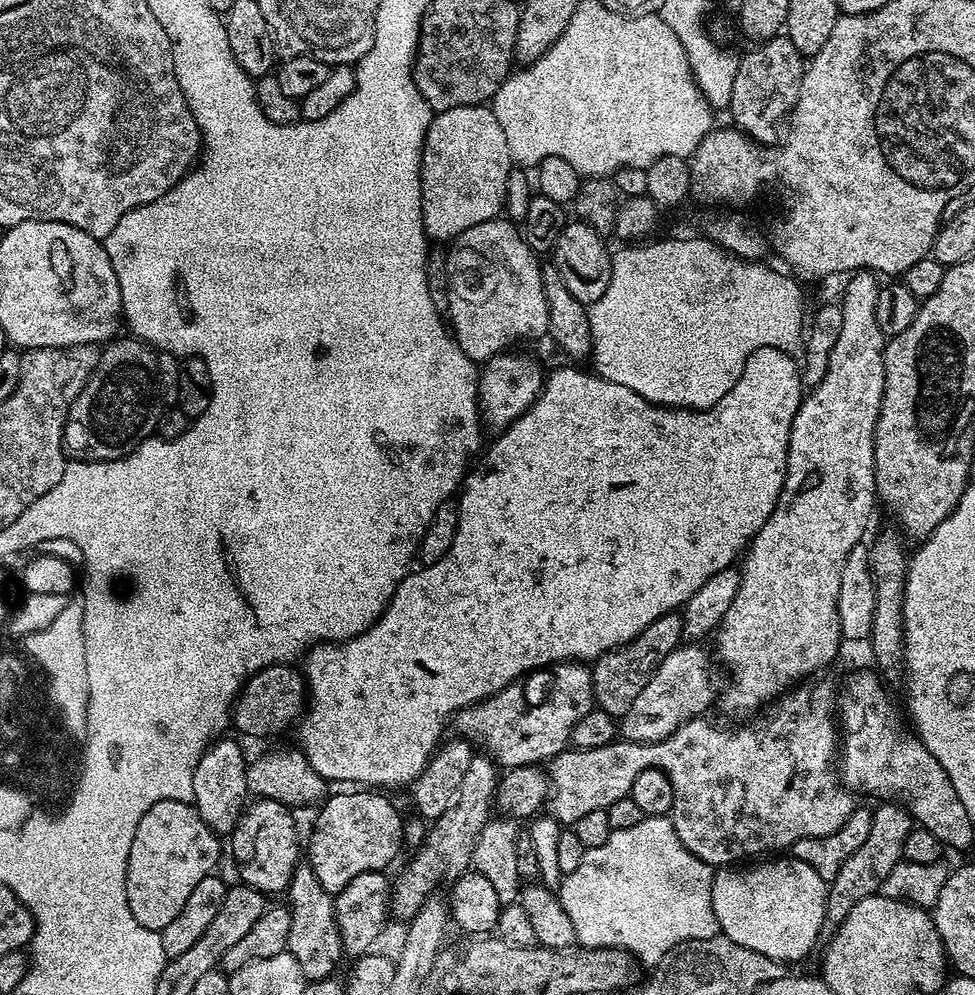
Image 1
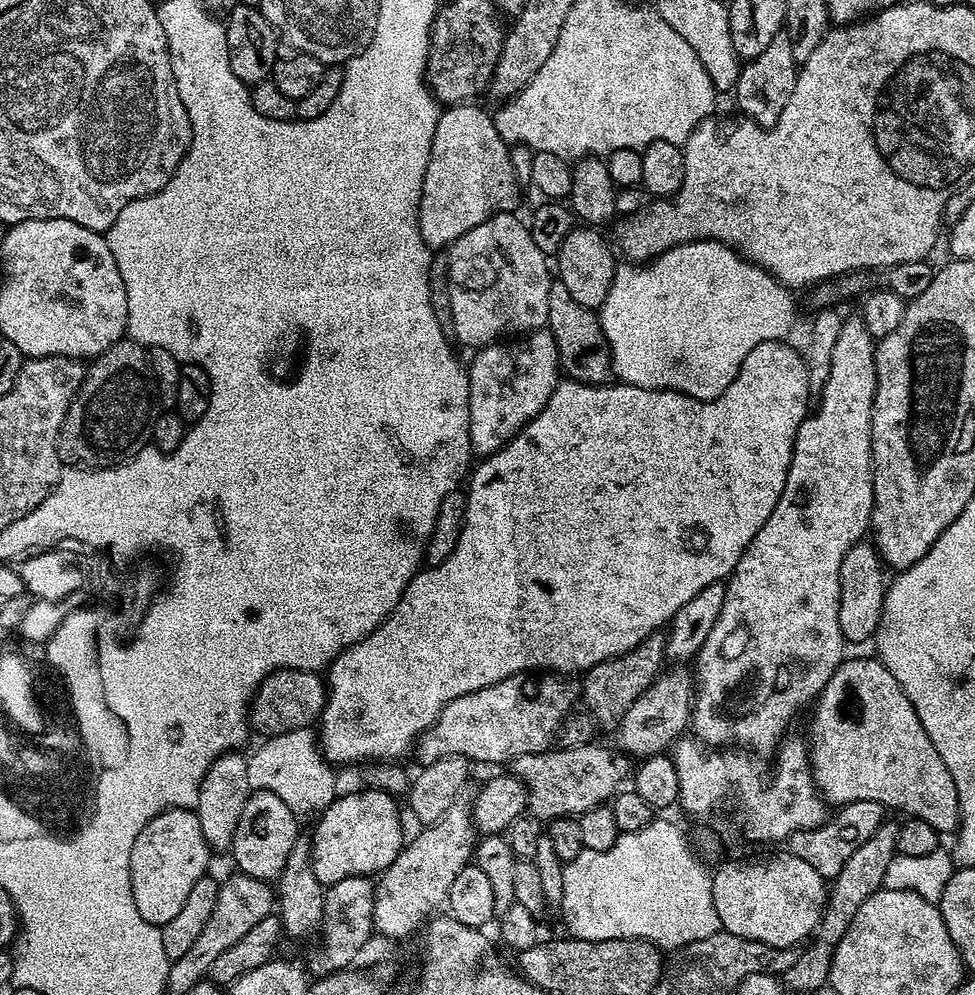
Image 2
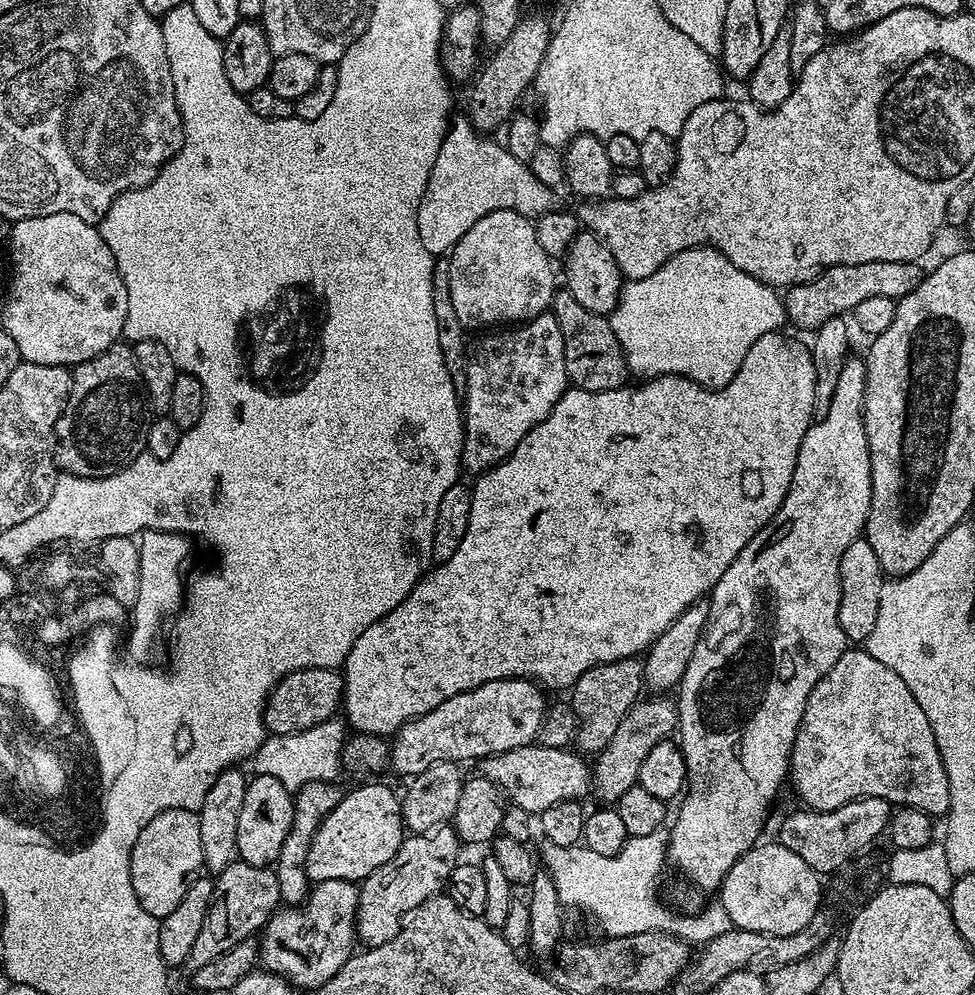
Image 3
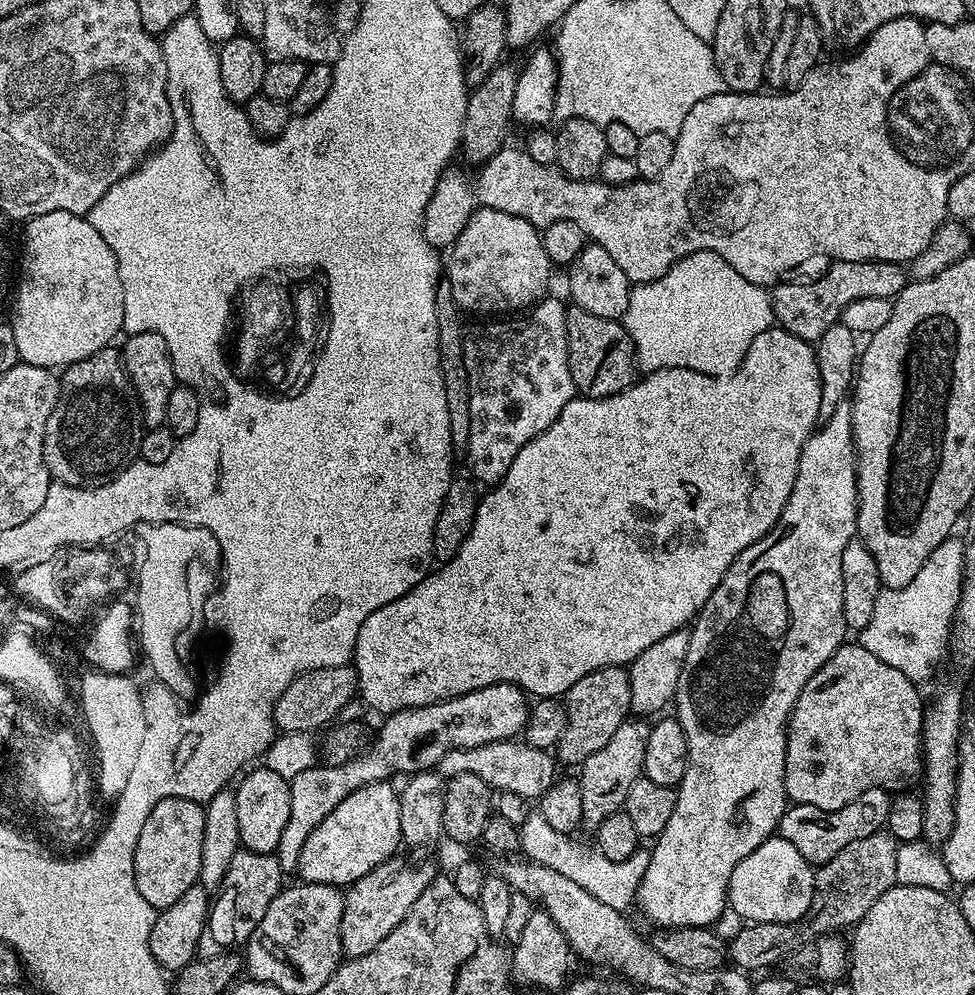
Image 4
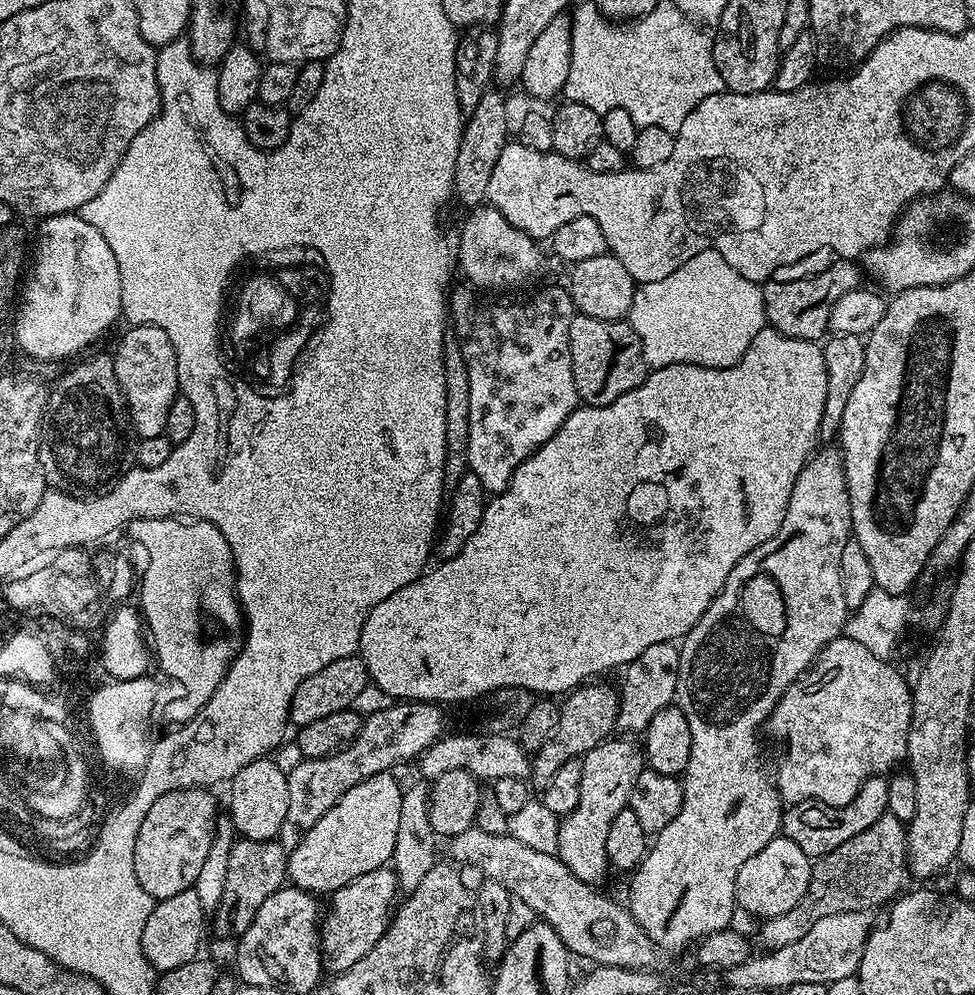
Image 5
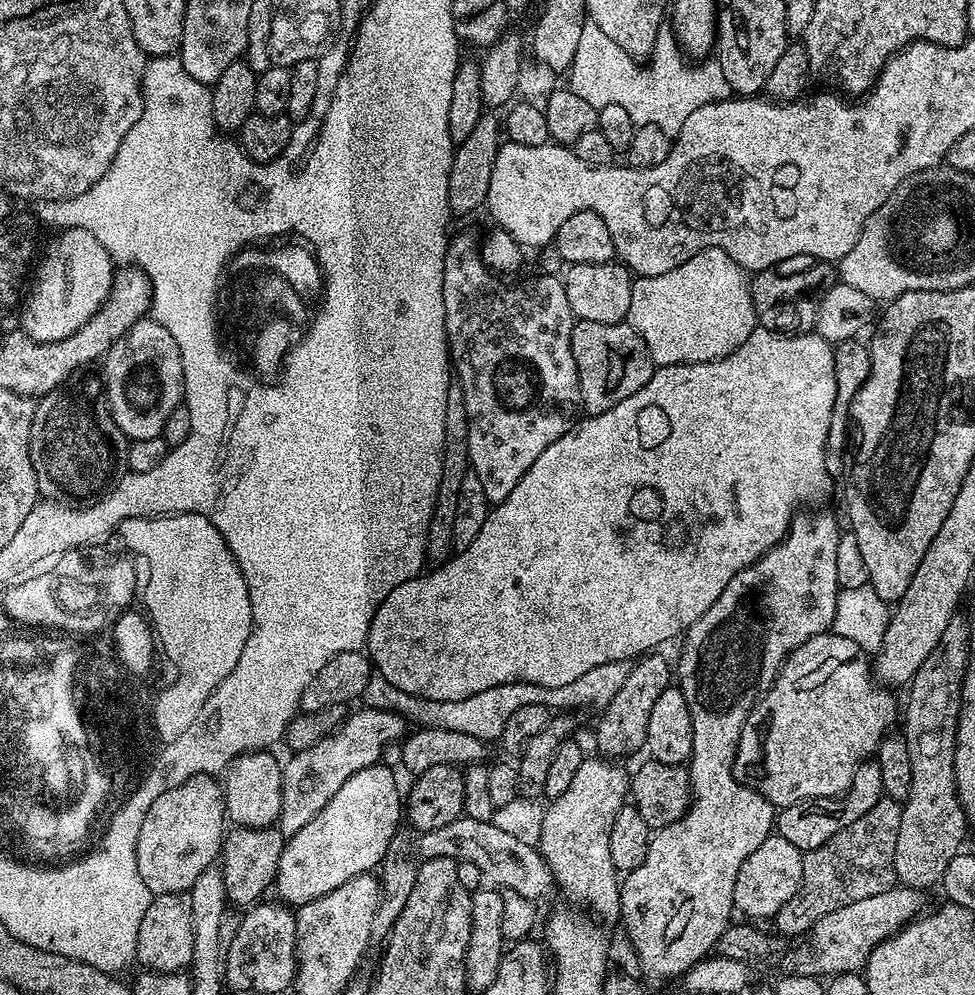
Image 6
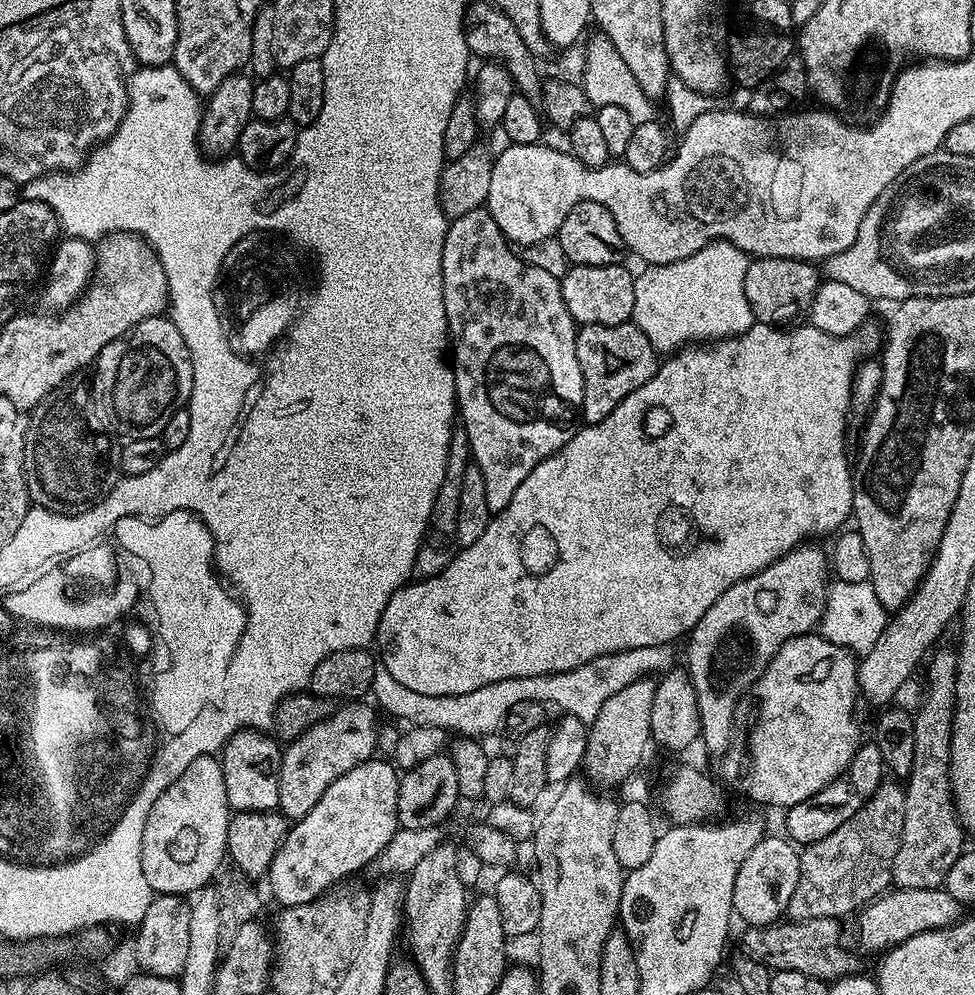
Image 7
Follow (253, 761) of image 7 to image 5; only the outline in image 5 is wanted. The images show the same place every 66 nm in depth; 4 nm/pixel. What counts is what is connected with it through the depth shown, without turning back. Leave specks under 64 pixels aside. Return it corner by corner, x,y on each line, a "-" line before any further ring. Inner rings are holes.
265,758
242,766
230,782
232,793
228,796
228,808
237,833
246,840
274,840
279,837
282,822
286,822
286,809
290,799
288,774
279,768
275,759

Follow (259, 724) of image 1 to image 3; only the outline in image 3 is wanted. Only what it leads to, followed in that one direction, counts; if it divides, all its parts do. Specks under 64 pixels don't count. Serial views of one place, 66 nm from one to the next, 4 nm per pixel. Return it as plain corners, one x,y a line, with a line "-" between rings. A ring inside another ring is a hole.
307,668
283,676
264,703
264,726
274,735
310,730
337,715
344,699
344,677
335,668

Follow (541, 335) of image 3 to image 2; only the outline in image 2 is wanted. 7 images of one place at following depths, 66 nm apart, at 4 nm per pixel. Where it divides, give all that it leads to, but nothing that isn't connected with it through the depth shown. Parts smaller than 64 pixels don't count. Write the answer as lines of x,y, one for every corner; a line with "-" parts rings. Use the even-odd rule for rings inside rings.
537,330
535,332
527,333
521,340
524,340
521,344
504,344
508,342
497,342
488,345
486,348
479,349
479,351
473,355
476,357
473,358
472,364
469,363
467,365
468,389
470,390
470,442
472,443
472,451
477,457
483,458
485,456
493,456
498,449
504,447
505,444
509,444
510,441
524,429
526,422
533,420
533,418
535,418
546,406
546,402
550,402
550,394
554,394
556,385
559,384
562,379
558,346
554,342
551,332
547,330

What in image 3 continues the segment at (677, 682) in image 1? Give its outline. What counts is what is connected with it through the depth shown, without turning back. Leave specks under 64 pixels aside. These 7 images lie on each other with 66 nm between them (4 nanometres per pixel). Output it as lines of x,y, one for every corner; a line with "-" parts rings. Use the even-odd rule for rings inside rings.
656,694
651,697
653,700
647,700
647,698
641,699
636,703
635,706
632,707
631,710
626,714
626,718
622,718
622,723
619,724
618,730
614,733
614,738
610,738
610,742
600,751
600,753
595,757
594,767
592,768
592,788
594,789
594,796
596,792
596,796
600,799
600,802
603,802
605,805
612,806
615,805
617,800
622,798
622,794
626,794
626,790
630,790
634,787
634,785
639,781
640,771
642,770
642,762
646,762
646,754
650,754
650,750
654,750
654,746
658,742
662,742
663,740
669,739
677,731
678,728
678,717
676,714
676,705
677,701
675,699
667,700
669,697
664,694

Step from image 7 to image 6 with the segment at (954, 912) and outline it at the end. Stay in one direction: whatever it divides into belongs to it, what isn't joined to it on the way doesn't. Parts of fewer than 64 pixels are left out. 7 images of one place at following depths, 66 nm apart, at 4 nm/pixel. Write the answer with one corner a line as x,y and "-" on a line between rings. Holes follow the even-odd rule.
897,886
886,890
882,894
874,894
874,898
862,898
859,902
850,902
850,906
842,906
822,918
799,942
783,953
783,971
790,976
815,976
817,978
831,978
845,976
847,972
859,973
868,964
870,954
884,940
890,939
896,932
901,932
910,921
916,919
925,911
925,893
919,888
906,888

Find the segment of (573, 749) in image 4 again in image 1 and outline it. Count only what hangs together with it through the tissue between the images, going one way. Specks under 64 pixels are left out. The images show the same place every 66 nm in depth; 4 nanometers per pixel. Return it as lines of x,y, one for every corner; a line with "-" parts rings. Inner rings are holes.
679,611
667,612
662,614
662,618
654,618
654,622
650,622
650,626
638,634
638,638
599,656
591,665
595,707
617,718
624,716
634,703
634,698
638,698
638,694
646,687
646,682
650,682
654,670
658,670
662,658
679,648
684,639
683,615

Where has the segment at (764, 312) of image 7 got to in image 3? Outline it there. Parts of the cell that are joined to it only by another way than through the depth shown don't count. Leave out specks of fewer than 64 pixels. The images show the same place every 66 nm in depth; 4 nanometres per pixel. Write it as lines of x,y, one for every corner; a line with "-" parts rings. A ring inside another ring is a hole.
903,260
902,262
858,262
857,264
835,264
833,268
825,268
819,273
817,280
808,280
805,284
793,283
791,287
783,293
784,315
789,325
796,328
809,328
815,330
822,326
830,318
847,317
858,306
858,302
863,302
865,298
890,298
900,300
910,290
915,290
918,282
922,282
926,275
925,269
920,269
921,265
915,260

